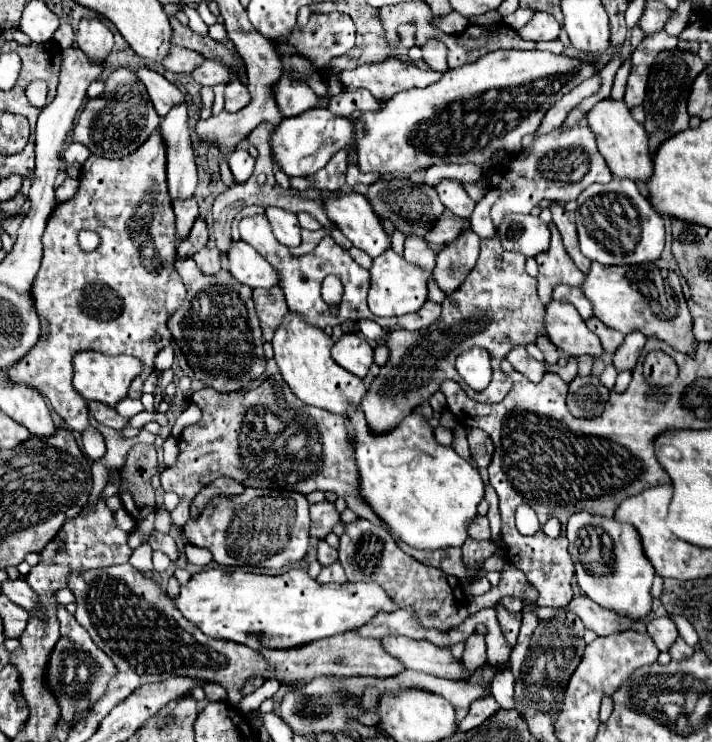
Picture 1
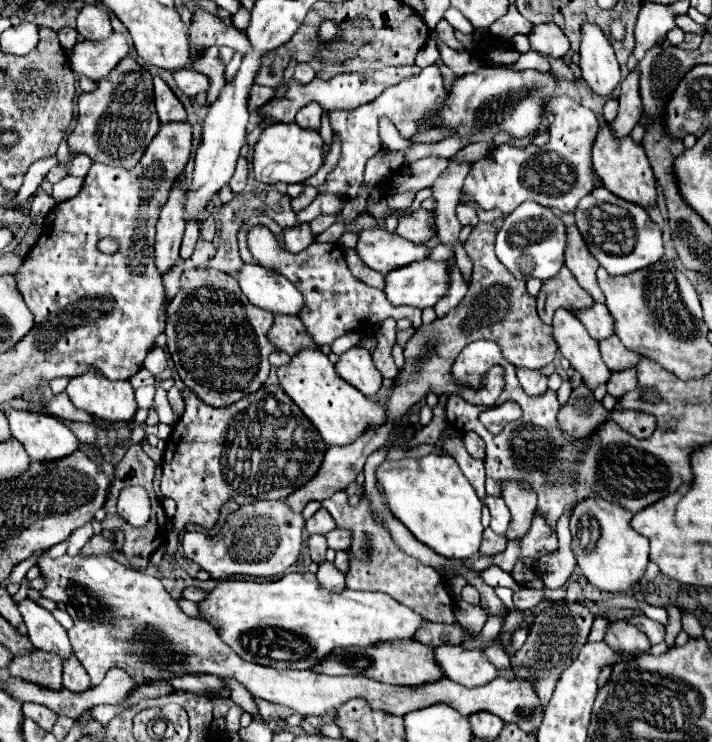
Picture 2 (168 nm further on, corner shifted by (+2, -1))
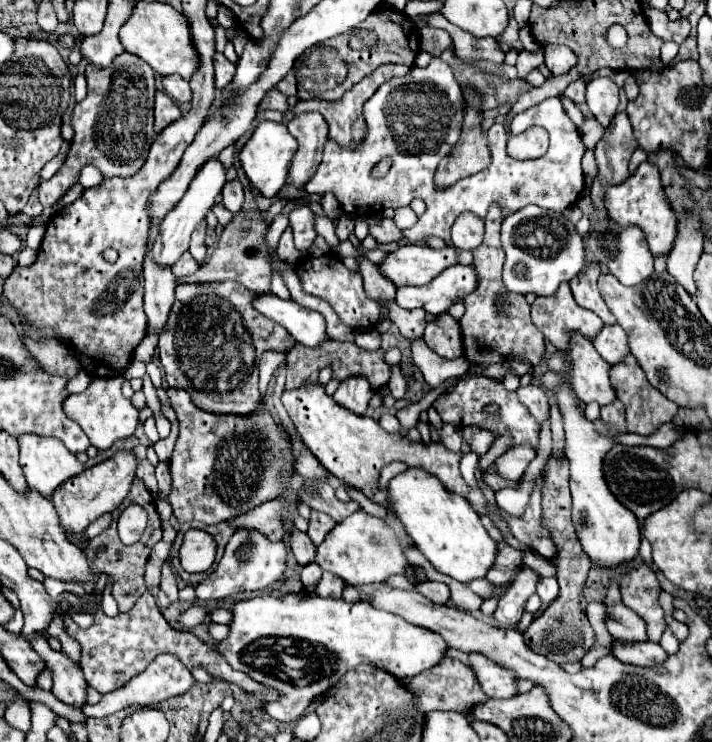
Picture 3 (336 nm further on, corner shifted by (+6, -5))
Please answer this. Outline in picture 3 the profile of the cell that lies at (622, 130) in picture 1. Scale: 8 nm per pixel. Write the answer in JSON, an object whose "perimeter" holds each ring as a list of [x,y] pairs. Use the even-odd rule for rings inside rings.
{"perimeter":[[[651,162],[639,164],[639,168],[633,174],[629,174],[627,180],[619,184],[609,184],[609,188],[605,188],[605,208],[621,228],[625,224],[639,226],[645,232],[653,256],[667,254],[673,248],[673,240],[677,236],[677,220],[669,206],[669,200],[663,194],[659,170],[651,166]]]}

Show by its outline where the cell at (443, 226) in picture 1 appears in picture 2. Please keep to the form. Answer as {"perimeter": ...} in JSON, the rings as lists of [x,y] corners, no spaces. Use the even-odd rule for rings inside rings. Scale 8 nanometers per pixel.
{"perimeter":[[[419,208],[419,210],[411,212],[409,216],[399,218],[399,226],[397,226],[395,234],[401,236],[401,238],[405,238],[405,240],[411,240],[415,244],[429,242],[433,238],[433,232],[429,232],[429,224],[427,224],[427,220],[431,216],[433,216],[431,212]]]}

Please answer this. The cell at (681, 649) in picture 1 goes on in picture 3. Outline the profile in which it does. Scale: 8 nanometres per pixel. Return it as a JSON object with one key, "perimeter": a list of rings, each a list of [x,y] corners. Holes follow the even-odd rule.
{"perimeter":[[[639,566],[625,574],[619,582],[621,598],[627,608],[637,612],[649,624],[649,640],[659,642],[667,628],[663,608],[659,606],[661,586],[649,566]]]}

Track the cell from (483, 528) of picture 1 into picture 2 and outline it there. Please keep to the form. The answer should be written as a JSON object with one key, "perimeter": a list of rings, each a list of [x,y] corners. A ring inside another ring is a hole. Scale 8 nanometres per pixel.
{"perimeter":[[[485,528],[483,544],[481,544],[481,554],[495,556],[495,554],[501,554],[505,548],[507,548],[507,540],[503,536],[495,534],[491,528]]]}

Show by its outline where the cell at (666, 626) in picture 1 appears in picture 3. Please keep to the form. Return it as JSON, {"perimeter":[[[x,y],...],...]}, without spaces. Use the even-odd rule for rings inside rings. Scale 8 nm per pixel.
{"perimeter":[[[621,602],[607,610],[607,628],[615,640],[647,640],[645,620]]]}

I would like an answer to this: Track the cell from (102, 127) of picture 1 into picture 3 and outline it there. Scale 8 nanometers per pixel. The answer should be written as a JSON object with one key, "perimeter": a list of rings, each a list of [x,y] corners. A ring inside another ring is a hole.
{"perimeter":[[[123,52],[109,68],[87,68],[87,98],[73,108],[71,126],[75,130],[71,150],[61,170],[47,182],[39,184],[39,200],[51,206],[71,188],[83,166],[93,164],[105,178],[133,176],[145,162],[149,146],[155,138],[153,130],[153,96],[155,72],[141,58]]]}

